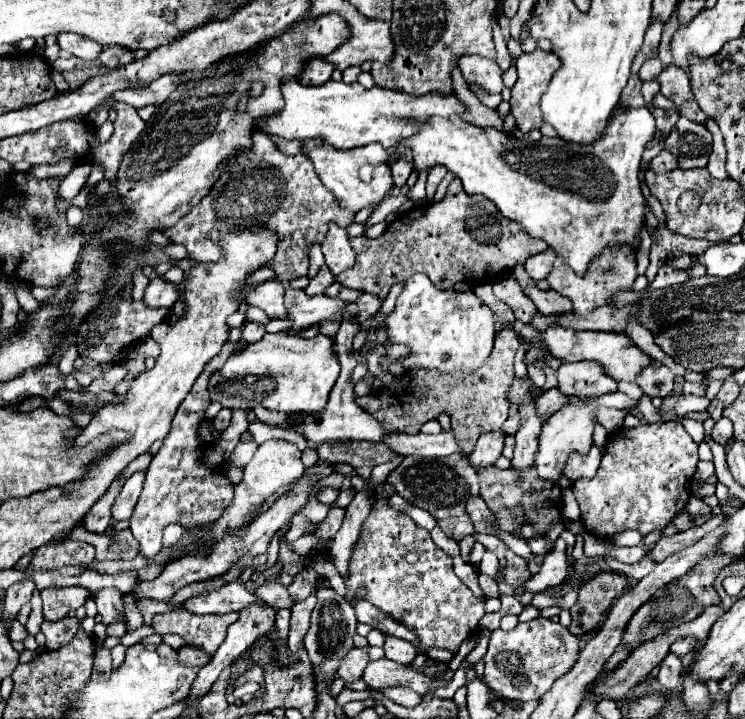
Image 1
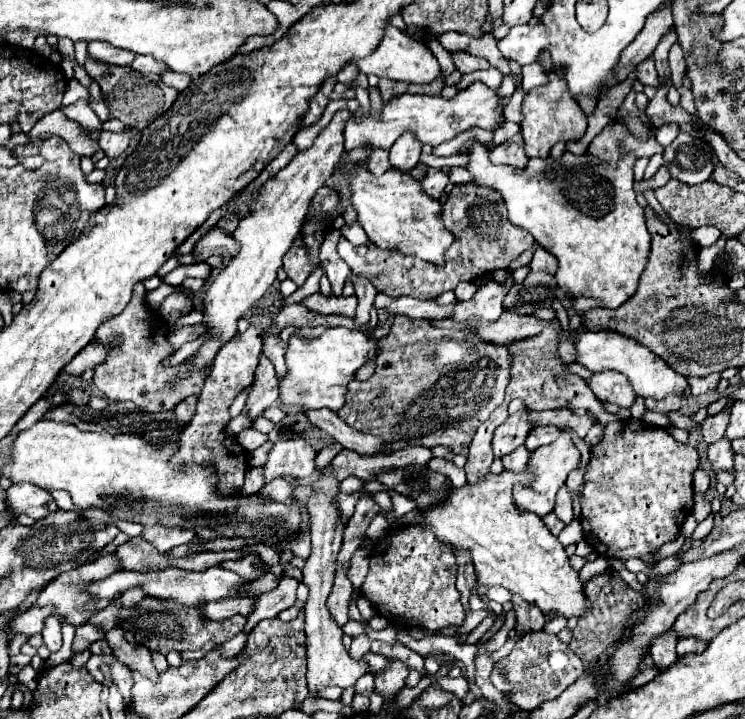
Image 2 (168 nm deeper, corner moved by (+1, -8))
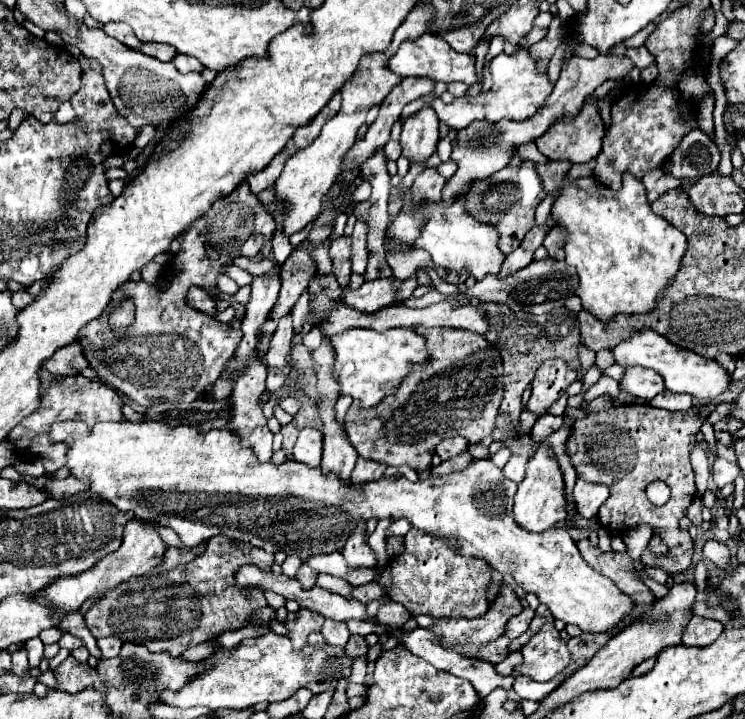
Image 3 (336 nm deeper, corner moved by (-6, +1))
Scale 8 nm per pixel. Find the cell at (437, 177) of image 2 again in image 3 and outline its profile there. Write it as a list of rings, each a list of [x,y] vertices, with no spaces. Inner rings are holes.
[[[428,167],[424,173],[420,173],[412,185],[412,193],[416,199],[432,199],[440,201],[442,199],[442,189],[444,189],[446,179],[438,173],[438,169]]]

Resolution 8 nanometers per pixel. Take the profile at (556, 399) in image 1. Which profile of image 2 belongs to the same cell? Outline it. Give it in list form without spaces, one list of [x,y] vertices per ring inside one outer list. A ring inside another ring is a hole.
[[[537,426],[533,432],[531,432],[531,436],[525,440],[525,448],[529,450],[529,452],[533,452],[533,450],[537,450],[539,446],[545,446],[545,444],[549,444],[549,442],[553,442],[557,436],[559,436],[559,428],[555,428],[555,426]]]

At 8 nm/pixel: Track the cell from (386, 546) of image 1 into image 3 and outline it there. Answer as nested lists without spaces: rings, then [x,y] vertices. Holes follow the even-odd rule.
[[[412,527],[406,537],[404,537],[404,551],[390,559],[390,587],[388,587],[388,597],[396,603],[402,603],[412,615],[432,615],[432,617],[464,617],[464,619],[474,619],[480,617],[488,611],[488,601],[486,601],[486,585],[490,583],[490,567],[482,559],[476,557],[462,557],[454,553],[448,541],[436,539],[432,535],[424,535],[422,531],[416,531]]]

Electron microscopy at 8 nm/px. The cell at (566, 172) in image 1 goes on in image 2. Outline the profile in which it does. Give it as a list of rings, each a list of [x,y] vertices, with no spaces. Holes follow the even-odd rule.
[[[475,144],[469,152],[467,170],[475,176],[475,184],[491,186],[505,198],[509,220],[527,232],[543,246],[547,252],[555,254],[559,260],[557,282],[563,292],[571,292],[573,298],[595,298],[603,308],[619,308],[627,302],[639,284],[639,278],[647,266],[649,250],[651,250],[651,234],[645,228],[643,208],[635,200],[633,192],[633,164],[635,156],[629,152],[619,158],[617,166],[609,166],[603,162],[601,166],[587,166],[587,156],[573,156],[565,152],[559,160],[555,158],[531,158],[527,168],[519,174],[513,174],[513,166],[495,166],[489,160],[489,148]]]

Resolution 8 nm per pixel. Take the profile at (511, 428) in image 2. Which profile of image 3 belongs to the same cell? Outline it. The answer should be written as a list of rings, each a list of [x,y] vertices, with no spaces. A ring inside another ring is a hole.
[[[550,359],[540,365],[532,381],[532,395],[526,403],[526,411],[542,417],[548,413],[550,405],[558,401],[570,383],[576,381],[576,371],[568,369],[562,359]]]

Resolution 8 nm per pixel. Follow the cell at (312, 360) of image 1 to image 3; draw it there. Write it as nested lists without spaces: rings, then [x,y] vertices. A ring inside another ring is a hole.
[[[352,327],[328,339],[334,349],[332,375],[340,383],[340,395],[360,399],[362,407],[378,405],[386,395],[394,393],[412,363],[424,363],[428,359],[424,339],[414,329],[396,327],[380,333]]]

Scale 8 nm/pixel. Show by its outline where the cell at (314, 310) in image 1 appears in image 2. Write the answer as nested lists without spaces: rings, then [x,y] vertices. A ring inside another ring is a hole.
[[[313,294],[309,298],[303,300],[303,304],[309,310],[321,312],[321,314],[343,314],[343,316],[355,316],[355,308],[357,308],[357,296],[323,296],[323,294]]]

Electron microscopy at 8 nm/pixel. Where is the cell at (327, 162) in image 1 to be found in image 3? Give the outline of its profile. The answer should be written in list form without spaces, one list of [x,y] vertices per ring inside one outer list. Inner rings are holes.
[[[398,191],[396,197],[398,201],[402,201],[402,209],[400,213],[408,213],[408,215],[422,215],[424,223],[420,227],[420,237],[416,239],[414,247],[416,249],[424,249],[432,255],[432,261],[438,267],[444,269],[462,269],[466,267],[470,271],[470,275],[474,275],[478,281],[492,273],[496,275],[504,263],[504,255],[498,249],[498,233],[494,227],[476,221],[466,209],[464,209],[464,201],[460,199],[452,199],[452,205],[444,207],[444,201],[416,201],[412,191]]]

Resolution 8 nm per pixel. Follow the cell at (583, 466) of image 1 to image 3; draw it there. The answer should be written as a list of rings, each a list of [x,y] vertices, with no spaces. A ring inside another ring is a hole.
[[[576,479],[574,485],[574,499],[576,499],[576,509],[584,519],[594,519],[600,505],[608,499],[608,487],[604,485],[594,485],[584,479]]]

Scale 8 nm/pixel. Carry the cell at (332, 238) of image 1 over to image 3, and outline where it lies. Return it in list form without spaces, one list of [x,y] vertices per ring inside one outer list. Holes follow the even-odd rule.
[[[342,235],[336,237],[330,245],[330,259],[334,265],[334,277],[338,279],[340,287],[346,287],[350,283],[350,237]]]

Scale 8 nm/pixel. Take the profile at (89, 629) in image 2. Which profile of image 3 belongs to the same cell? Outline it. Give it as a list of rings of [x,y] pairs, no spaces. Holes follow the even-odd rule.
[[[216,535],[208,541],[206,553],[192,563],[180,565],[174,571],[156,567],[144,577],[132,577],[128,583],[112,589],[88,609],[84,623],[96,639],[116,635],[122,641],[142,643],[150,651],[164,651],[178,657],[188,647],[204,643],[218,633],[236,631],[248,625],[252,613],[266,607],[264,591],[240,589],[234,585],[234,571],[246,563],[268,571],[274,563],[274,553],[248,543],[242,543],[236,549],[230,545],[228,537]]]

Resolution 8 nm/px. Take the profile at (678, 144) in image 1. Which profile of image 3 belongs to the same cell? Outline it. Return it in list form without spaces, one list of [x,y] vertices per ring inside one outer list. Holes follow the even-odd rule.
[[[700,129],[684,135],[680,147],[670,155],[664,169],[670,171],[674,177],[704,177],[712,175],[720,163],[720,149],[716,143],[704,135]]]

